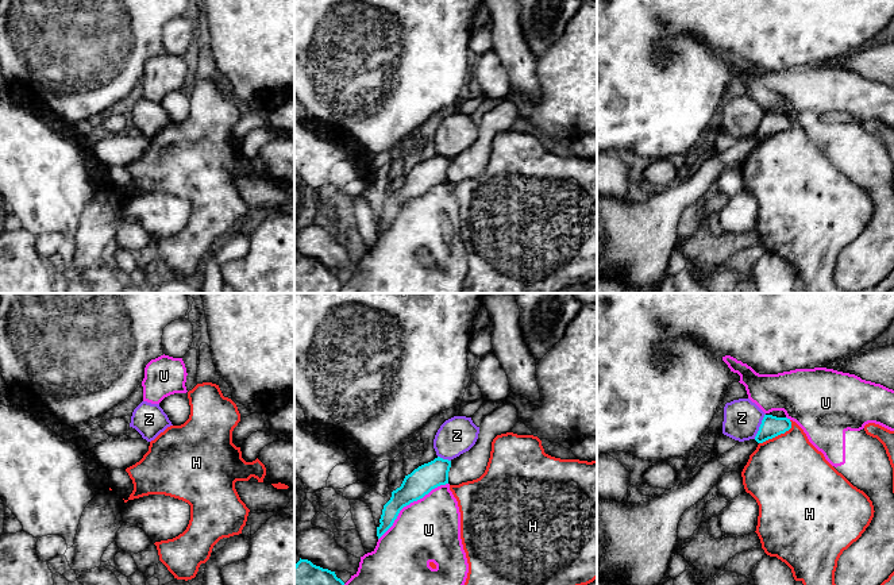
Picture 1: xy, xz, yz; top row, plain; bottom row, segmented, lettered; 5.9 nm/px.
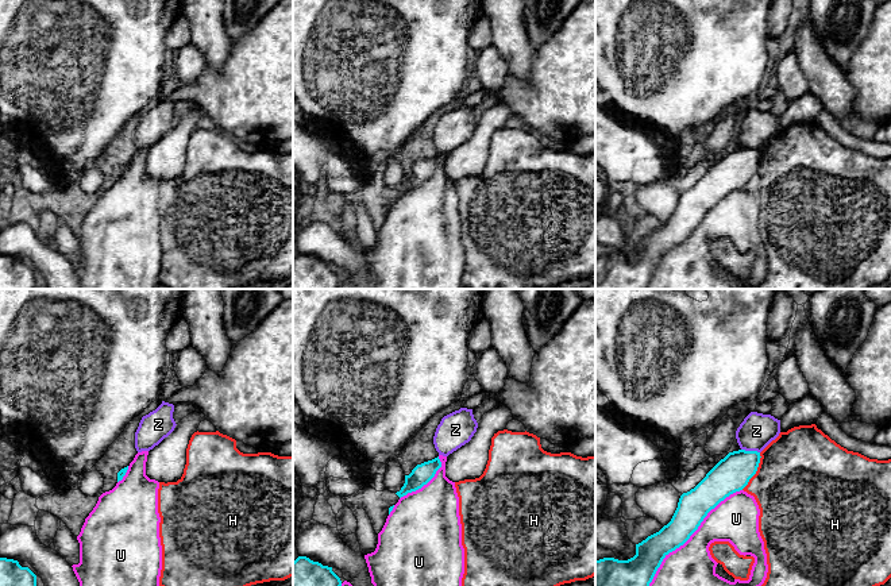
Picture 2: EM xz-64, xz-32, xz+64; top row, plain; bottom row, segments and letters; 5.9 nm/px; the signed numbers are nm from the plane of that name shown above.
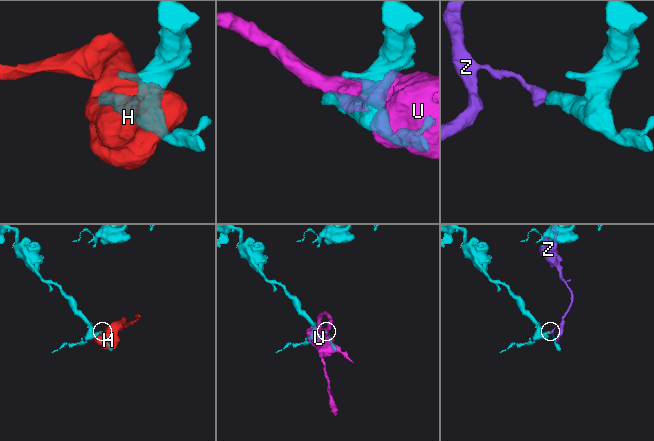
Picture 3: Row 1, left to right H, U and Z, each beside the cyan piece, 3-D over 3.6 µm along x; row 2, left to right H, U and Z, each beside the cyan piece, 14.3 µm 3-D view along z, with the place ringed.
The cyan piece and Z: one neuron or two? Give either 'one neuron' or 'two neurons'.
two neurons

